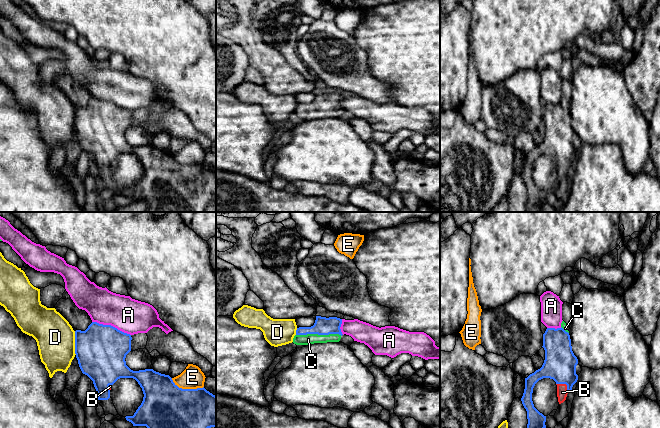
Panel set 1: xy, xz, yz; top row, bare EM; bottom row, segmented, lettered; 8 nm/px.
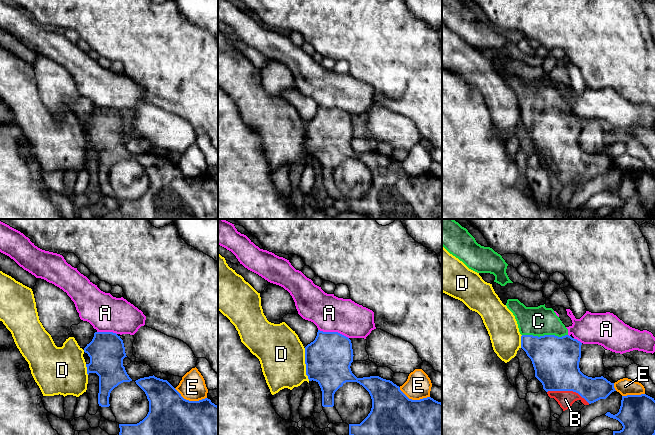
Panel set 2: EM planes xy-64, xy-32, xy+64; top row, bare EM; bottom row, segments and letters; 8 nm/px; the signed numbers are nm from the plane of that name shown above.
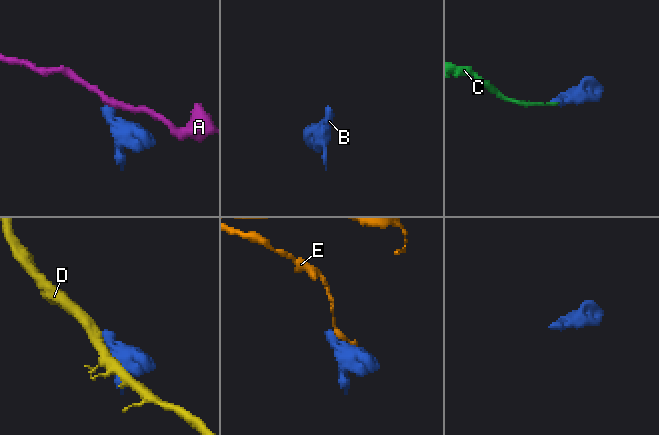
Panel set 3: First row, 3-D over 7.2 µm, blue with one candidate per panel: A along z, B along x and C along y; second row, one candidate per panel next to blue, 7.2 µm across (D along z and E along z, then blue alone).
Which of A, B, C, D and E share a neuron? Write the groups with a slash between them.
A / B C / D / E

